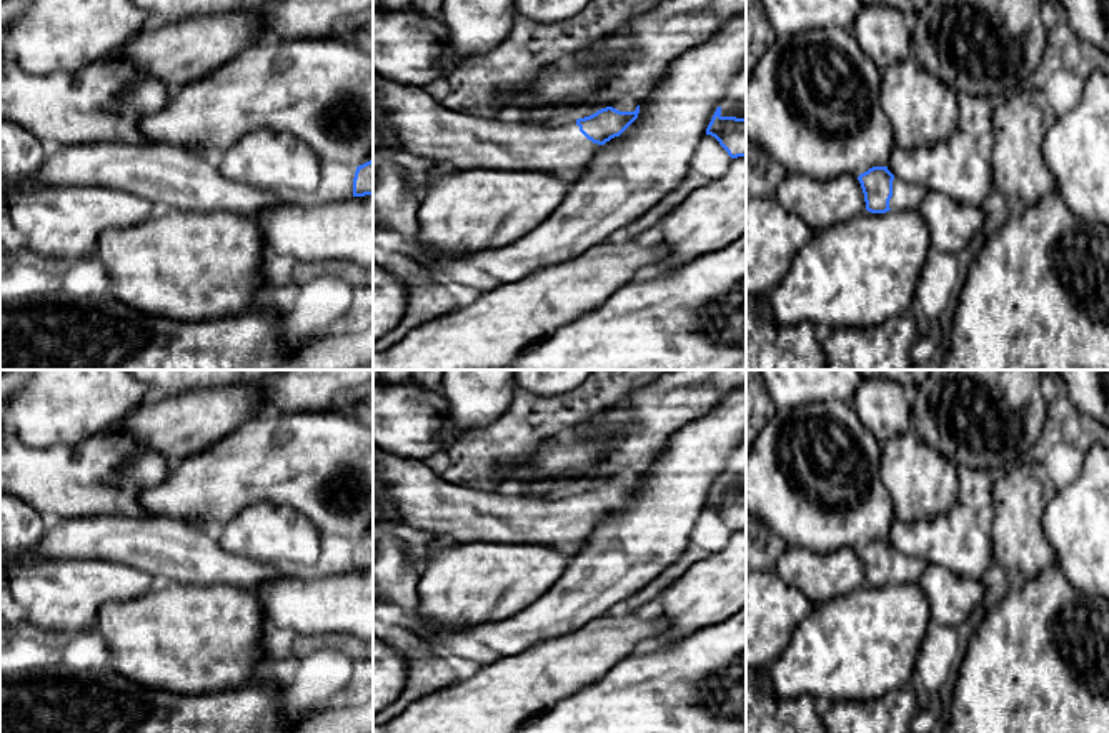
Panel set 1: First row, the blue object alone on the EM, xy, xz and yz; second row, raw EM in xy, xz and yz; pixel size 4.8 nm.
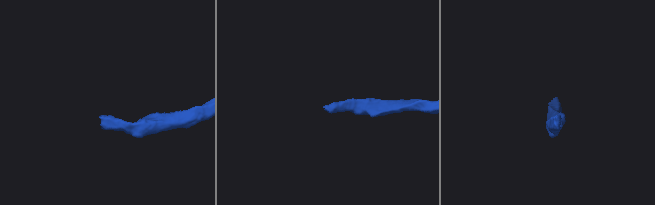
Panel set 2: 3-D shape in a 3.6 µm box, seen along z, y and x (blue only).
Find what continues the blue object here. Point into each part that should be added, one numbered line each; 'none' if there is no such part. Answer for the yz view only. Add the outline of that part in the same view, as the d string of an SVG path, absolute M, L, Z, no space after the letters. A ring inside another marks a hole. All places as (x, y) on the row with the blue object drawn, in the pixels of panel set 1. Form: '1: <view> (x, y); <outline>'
1: yz (906, 197); M894 177L889 208L896 212L916 212L923 203L926 193L927 190L924 187L908 183Z

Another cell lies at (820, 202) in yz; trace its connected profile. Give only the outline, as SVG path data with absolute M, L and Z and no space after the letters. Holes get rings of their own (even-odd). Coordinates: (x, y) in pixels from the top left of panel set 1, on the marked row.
M789 173L774 200L814 233L849 222L866 210L864 193L854 175L816 178Z

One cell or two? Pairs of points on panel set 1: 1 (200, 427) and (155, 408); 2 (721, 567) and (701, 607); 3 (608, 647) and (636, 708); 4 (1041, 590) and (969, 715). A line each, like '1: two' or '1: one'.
1: one
2: one
3: two
4: one

